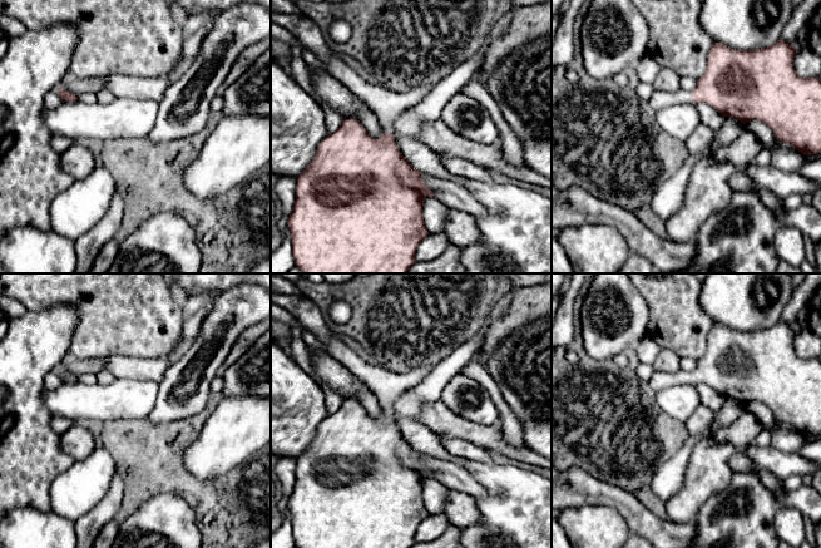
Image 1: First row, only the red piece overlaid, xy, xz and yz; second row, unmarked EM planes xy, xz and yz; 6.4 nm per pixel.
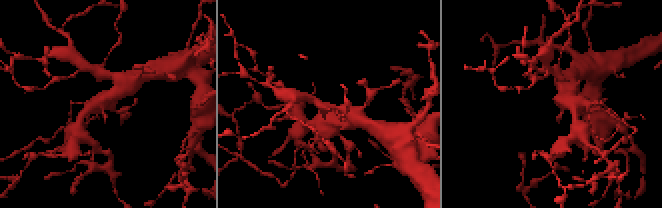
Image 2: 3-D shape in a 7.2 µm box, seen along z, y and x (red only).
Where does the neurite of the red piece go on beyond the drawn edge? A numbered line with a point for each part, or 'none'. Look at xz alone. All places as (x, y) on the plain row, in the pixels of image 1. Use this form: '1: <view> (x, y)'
1: xz (386, 385)

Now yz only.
1: yz (658, 381)

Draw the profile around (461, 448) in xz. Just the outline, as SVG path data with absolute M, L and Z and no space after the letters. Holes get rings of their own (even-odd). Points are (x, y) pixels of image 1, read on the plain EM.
M439 438L441 444L449 450L452 455L465 458L471 461L481 464L493 464L491 455L488 450L480 448L474 443L469 443L459 438Z

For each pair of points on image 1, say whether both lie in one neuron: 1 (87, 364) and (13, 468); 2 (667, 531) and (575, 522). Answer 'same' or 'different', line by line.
1: different
2: different

